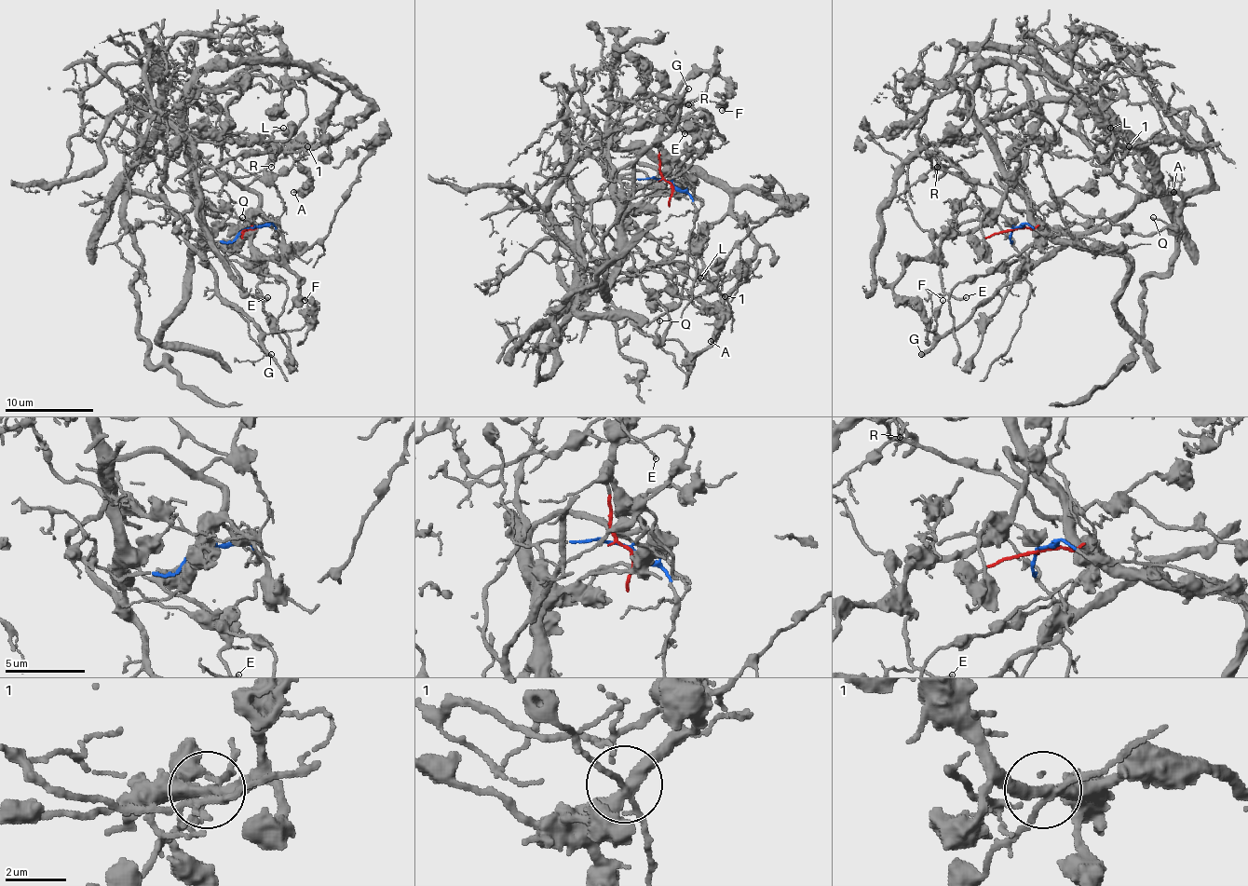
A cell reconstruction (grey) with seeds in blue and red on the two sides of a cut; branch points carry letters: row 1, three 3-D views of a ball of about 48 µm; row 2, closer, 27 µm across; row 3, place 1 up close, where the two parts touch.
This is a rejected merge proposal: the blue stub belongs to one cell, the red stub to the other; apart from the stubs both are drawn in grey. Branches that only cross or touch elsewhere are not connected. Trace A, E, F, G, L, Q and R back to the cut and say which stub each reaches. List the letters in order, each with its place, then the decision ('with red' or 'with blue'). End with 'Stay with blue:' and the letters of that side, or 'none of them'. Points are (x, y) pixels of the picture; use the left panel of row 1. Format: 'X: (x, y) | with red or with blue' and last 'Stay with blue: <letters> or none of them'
A: (293, 192) | with red
E: (267, 297) | with red
F: (305, 300) | with blue
G: (271, 354) | with blue
L: (283, 128) | with red
Q: (242, 217) | with red
R: (271, 167) | with blue
Stay with blue: F, G, R

